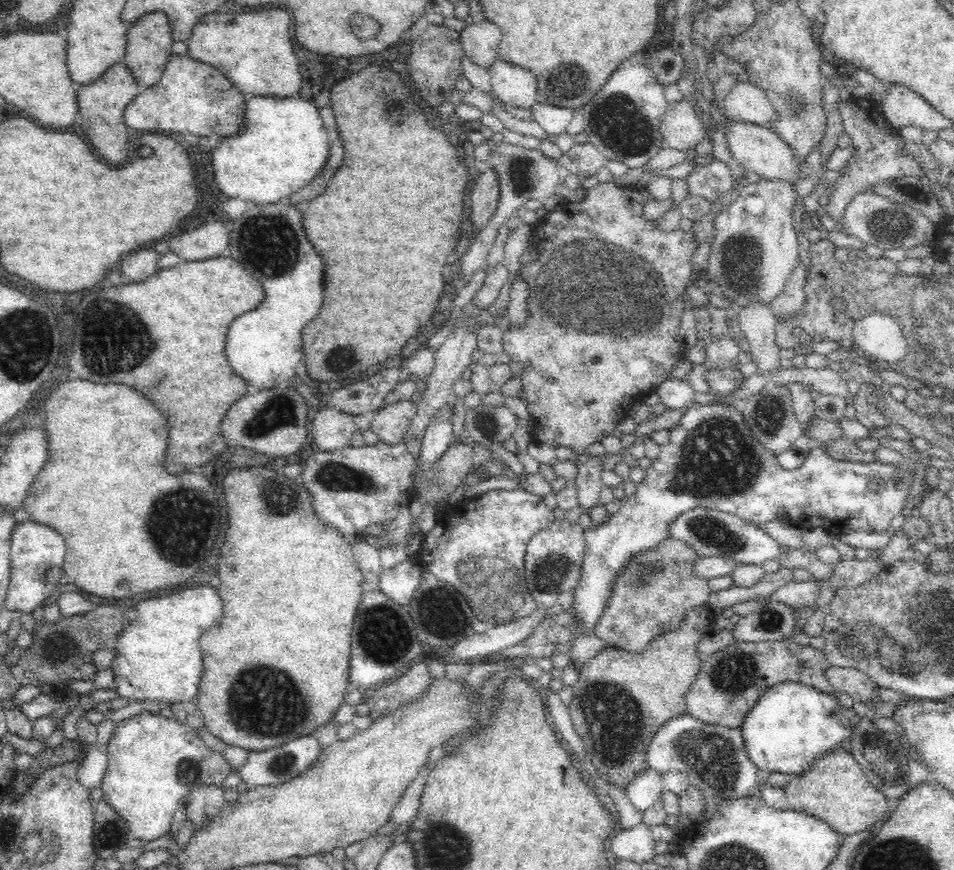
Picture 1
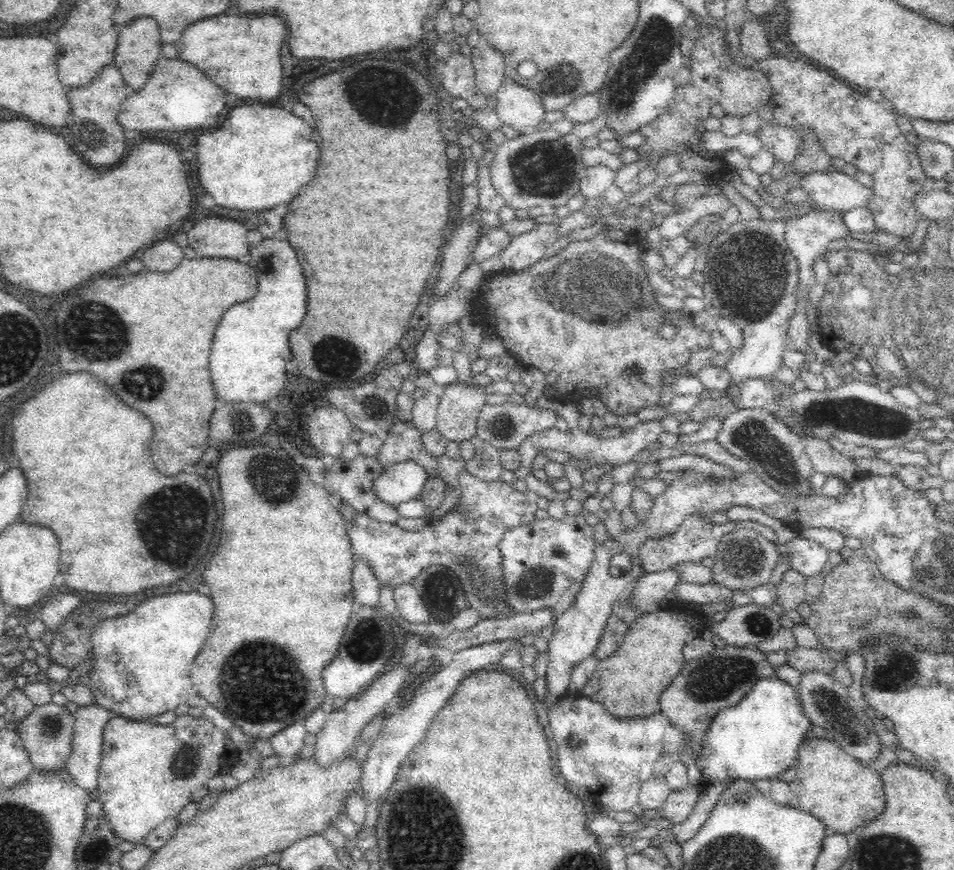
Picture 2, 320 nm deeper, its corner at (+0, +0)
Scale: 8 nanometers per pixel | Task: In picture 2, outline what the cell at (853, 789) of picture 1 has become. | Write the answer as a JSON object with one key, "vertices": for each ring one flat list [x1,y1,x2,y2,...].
{"vertices":[[808,736,800,744,795,764,797,775,789,782,791,795,787,803,792,808,819,819,827,833,847,834,851,831,860,831,860,826,864,828,884,811,885,792,879,772,871,765,865,765,857,758,852,758,838,743,826,737]]}

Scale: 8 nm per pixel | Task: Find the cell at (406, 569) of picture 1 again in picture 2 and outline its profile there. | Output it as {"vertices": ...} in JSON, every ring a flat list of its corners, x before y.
{"vertices":[[412,583,397,586,393,593,398,612,408,623,416,625,437,622]]}

